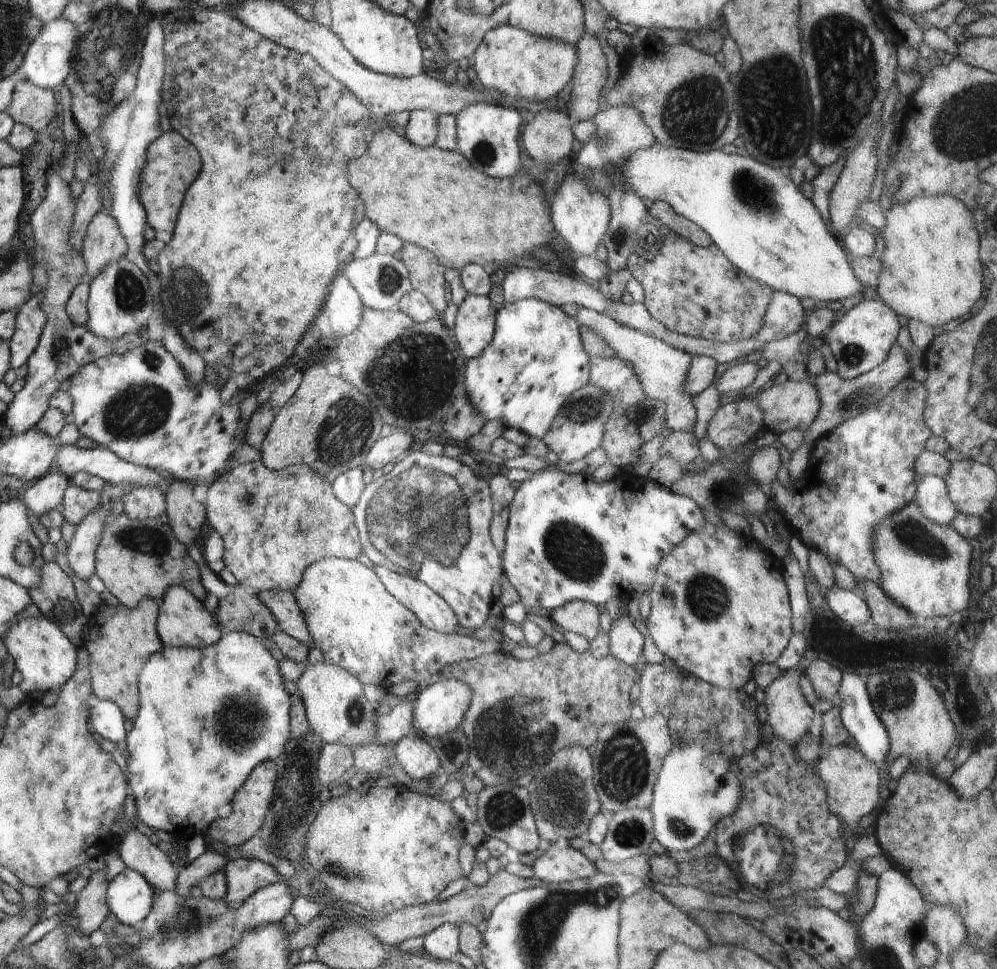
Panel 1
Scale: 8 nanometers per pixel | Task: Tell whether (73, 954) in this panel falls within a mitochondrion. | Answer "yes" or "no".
yes

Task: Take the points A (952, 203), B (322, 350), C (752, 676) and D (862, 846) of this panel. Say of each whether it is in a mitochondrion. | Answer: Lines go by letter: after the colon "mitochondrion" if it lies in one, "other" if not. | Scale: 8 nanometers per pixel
A: other
B: other
C: other
D: other

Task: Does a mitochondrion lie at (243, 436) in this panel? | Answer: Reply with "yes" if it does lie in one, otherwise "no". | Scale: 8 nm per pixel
no

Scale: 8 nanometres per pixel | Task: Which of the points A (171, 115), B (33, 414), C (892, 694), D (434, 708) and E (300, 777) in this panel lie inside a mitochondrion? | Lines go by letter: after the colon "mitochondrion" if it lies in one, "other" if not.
A: other
B: other
C: mitochondrion
D: other
E: mitochondrion

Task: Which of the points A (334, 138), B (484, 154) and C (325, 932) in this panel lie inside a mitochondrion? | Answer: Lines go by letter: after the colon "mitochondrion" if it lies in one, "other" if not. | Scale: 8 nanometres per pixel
A: mitochondrion
B: mitochondrion
C: other

